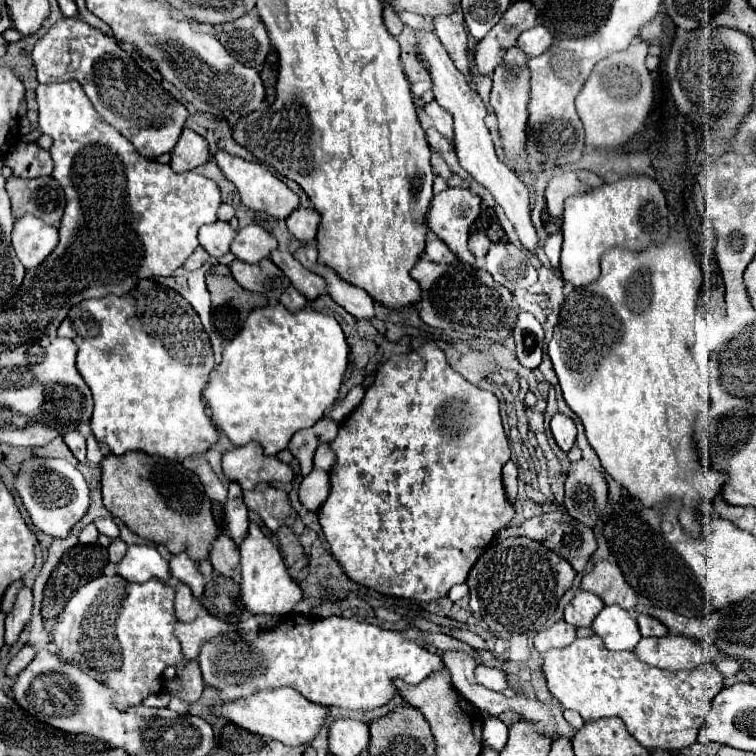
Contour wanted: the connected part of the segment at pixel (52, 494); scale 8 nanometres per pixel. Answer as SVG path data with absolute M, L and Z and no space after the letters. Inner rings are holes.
M38 458L22 462L20 472L16 474L16 490L34 522L44 534L52 538L66 538L74 524L78 524L90 506L90 490L80 470L76 470L68 460L56 458Z

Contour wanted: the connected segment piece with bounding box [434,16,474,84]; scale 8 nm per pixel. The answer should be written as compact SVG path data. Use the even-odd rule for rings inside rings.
M436 16L434 24L436 24L436 36L440 38L454 66L464 74L468 84L474 84L474 76L470 72L470 50L466 30L460 24L454 24L450 16Z

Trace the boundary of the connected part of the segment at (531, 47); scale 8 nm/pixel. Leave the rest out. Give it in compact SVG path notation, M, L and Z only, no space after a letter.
M536 24L530 30L524 30L518 38L518 48L522 48L530 58L544 54L550 48L550 44L552 44L552 34L542 24Z

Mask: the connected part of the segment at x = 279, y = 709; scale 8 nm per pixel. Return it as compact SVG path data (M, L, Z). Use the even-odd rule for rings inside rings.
M280 688L280 690L272 690L272 692L256 692L252 696L246 698L238 698L236 702L228 702L224 706L216 706L212 708L214 714L224 716L228 720L232 720L236 726L260 734L262 738L270 738L270 740L278 740L286 746L300 746L300 744L310 744L320 728L326 724L326 716L328 716L328 708L322 704L314 704L308 698L304 698L302 694L298 694L292 688Z

